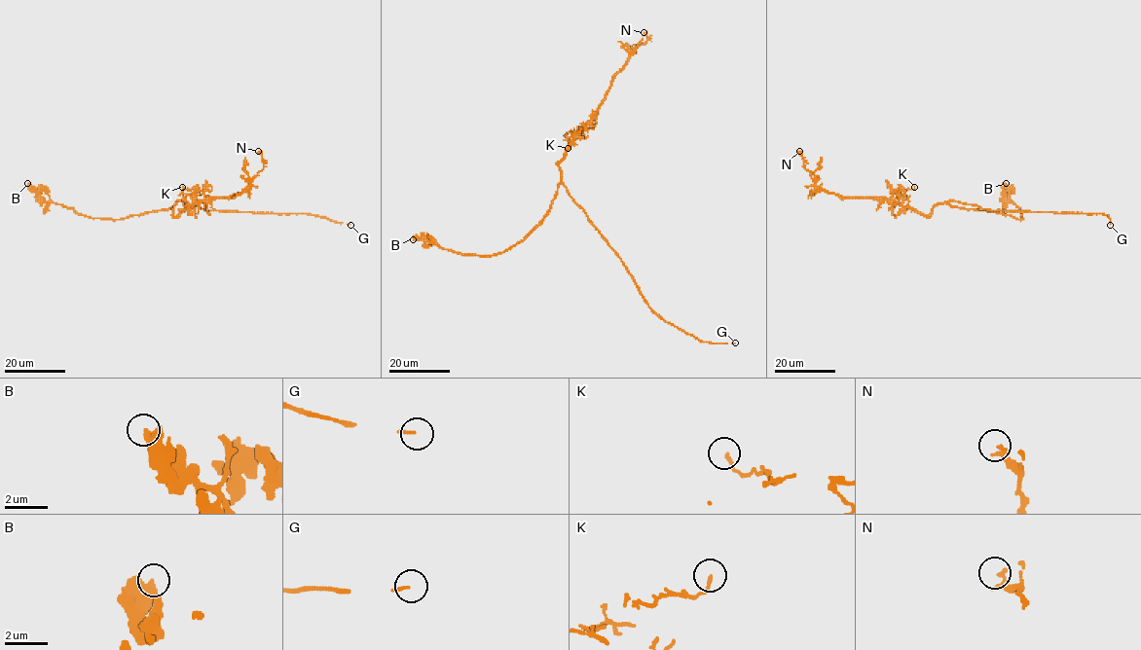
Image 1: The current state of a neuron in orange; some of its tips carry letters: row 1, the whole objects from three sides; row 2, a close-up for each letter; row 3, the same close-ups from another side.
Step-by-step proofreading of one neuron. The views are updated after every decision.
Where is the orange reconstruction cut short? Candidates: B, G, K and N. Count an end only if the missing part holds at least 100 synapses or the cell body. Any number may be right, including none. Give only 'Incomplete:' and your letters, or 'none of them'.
Incomplete: G

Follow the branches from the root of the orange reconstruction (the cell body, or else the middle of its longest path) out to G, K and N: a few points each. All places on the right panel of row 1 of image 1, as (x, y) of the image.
G: (964, 203), (990, 210), (1104, 214), (1110, 218), (1110, 225)
K: (964, 203), (938, 203), (926, 217), (898, 200), (899, 192), (914, 187)
N: (964, 203), (938, 203), (926, 217), (884, 199), (840, 198), (815, 184), (799, 151)

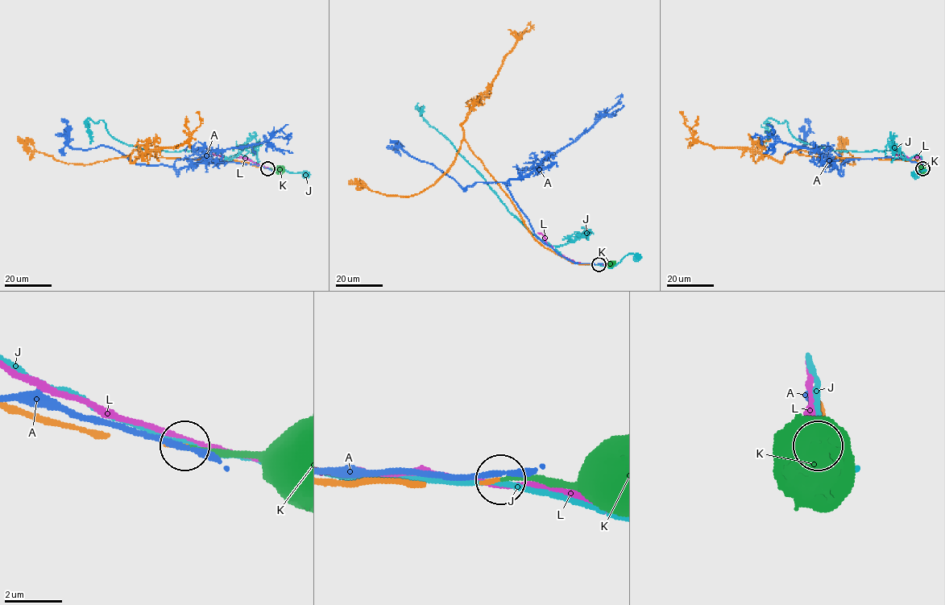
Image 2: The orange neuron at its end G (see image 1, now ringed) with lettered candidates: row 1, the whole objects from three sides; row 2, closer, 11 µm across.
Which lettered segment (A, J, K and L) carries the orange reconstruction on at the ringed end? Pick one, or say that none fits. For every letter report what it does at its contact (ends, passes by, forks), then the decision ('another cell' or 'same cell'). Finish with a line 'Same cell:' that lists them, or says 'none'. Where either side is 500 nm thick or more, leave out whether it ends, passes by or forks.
A: it passes by; another cell
J: it passes by; another cell
K: it ends there; same cell
L: it passes by; another cell
Same cell: K

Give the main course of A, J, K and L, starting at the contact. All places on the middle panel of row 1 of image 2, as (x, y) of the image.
A: (598, 264), (573, 263), (545, 245), (505, 183), (528, 176), (578, 138), (622, 95), (615, 97)
J: (598, 264), (569, 260), (555, 246), (533, 235), (453, 144), (430, 126), (417, 109), (420, 110), (420, 107)
K: (598, 264), (608, 264)
L: (598, 265), (582, 263), (561, 255), (537, 232)

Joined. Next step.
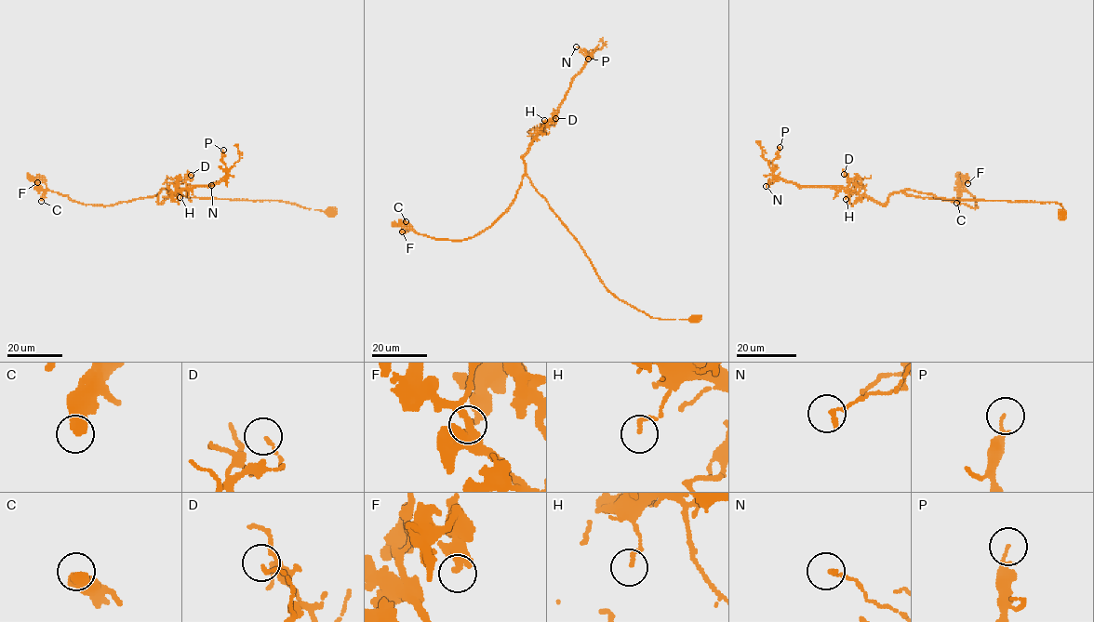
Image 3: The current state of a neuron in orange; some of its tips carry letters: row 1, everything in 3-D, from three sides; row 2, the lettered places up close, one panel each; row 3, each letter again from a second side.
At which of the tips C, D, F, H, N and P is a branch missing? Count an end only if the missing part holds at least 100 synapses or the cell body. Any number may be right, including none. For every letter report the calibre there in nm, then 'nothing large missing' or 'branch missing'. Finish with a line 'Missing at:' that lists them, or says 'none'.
C: 400 nm thick; nothing large missing
D: 140 nm thick; nothing large missing
F: 420 nm thick; nothing large missing
H: 120 nm thick; nothing large missing
N: 170 nm thick; nothing large missing
P: 170 nm thick; nothing large missing
Missing at: none

